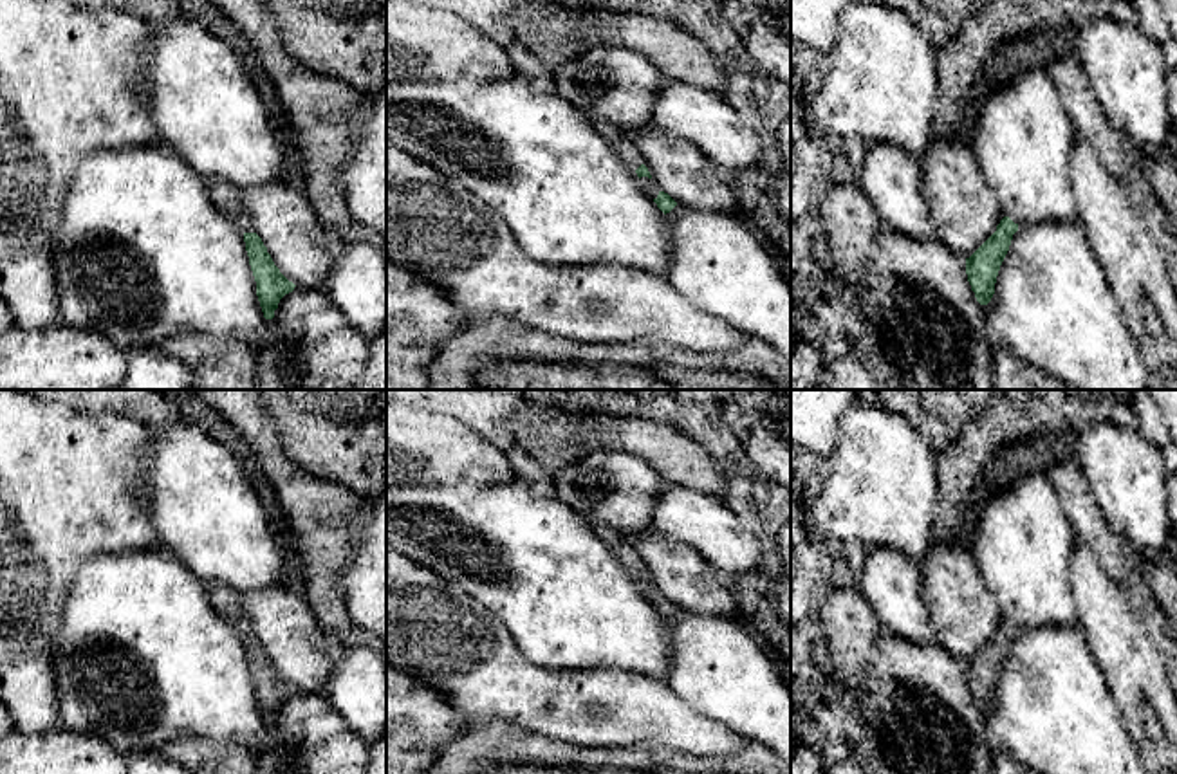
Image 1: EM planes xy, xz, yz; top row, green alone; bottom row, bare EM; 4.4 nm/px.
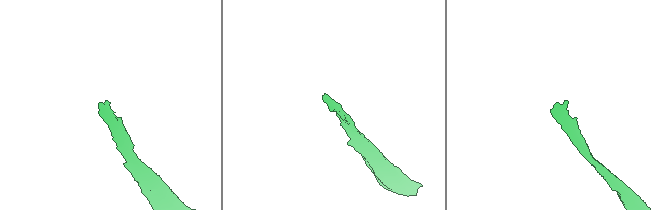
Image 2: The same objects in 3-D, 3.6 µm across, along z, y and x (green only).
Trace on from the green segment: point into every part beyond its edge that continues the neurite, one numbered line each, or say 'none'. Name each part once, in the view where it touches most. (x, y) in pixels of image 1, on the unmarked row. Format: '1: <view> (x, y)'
1: xz (650, 590)

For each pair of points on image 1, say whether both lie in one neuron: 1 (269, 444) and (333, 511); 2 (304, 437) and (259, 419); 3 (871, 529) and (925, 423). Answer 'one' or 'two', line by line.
1: one
2: two
3: two

